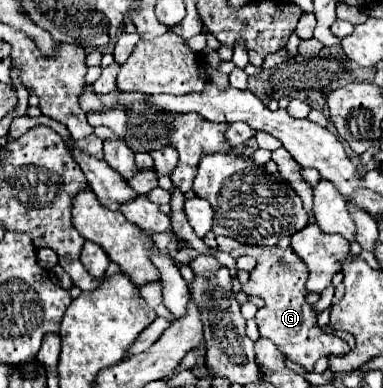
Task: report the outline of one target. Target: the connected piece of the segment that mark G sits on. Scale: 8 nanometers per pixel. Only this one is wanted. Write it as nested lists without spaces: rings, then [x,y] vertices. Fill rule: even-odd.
[[[249,251],[249,255],[255,257],[257,271],[269,271],[269,281],[249,281],[247,285],[243,285],[243,291],[247,295],[257,295],[265,301],[265,305],[255,315],[261,337],[271,339],[287,359],[303,365],[307,371],[313,369],[313,363],[319,357],[349,351],[349,345],[341,337],[317,329],[317,317],[311,311],[311,305],[305,301],[307,265],[293,251]]]

